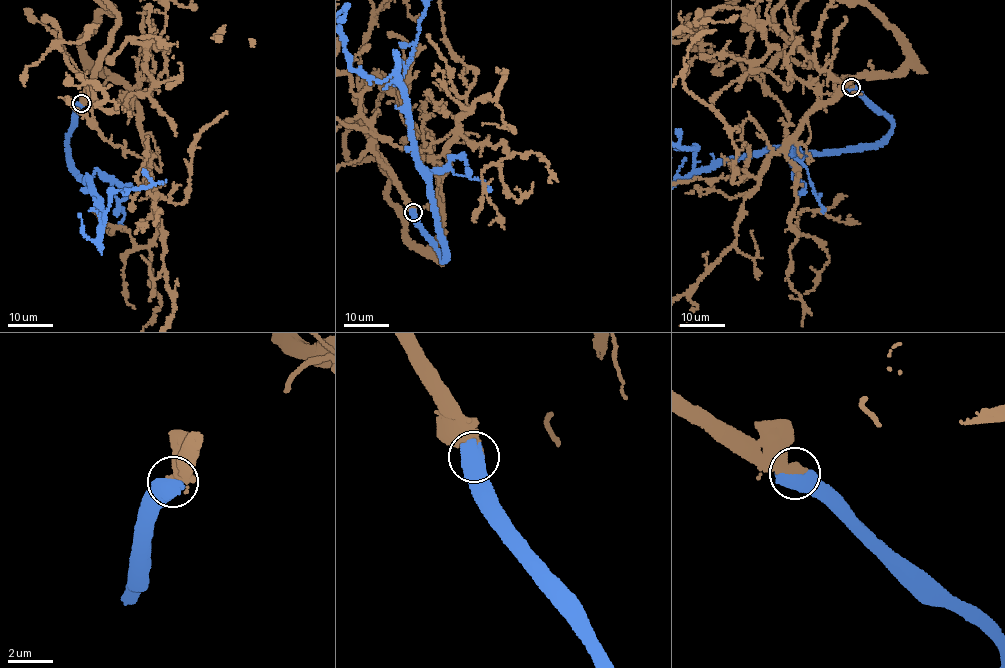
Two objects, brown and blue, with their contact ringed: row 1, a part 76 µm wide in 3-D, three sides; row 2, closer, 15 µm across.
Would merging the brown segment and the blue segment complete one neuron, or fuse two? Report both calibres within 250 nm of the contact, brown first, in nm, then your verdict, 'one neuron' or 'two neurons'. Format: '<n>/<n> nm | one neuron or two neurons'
500/800 nm | one neuron

